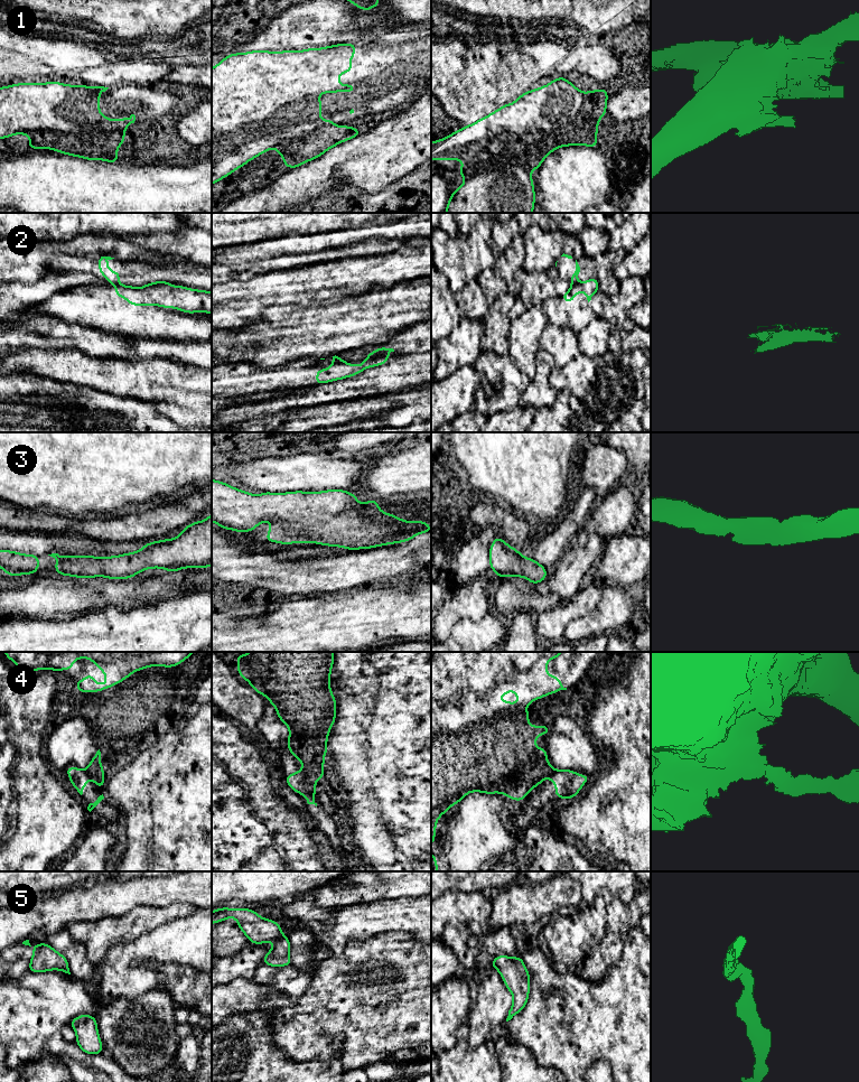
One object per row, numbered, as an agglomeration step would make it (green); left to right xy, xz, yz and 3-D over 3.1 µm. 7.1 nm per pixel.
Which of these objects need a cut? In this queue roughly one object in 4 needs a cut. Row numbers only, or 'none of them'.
1, 2, 4

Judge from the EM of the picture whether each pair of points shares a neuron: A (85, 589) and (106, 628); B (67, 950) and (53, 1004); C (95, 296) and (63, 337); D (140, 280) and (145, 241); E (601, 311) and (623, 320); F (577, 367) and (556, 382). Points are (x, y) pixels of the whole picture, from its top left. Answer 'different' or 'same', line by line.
A: different
B: different
C: different
D: different
E: same
F: same

